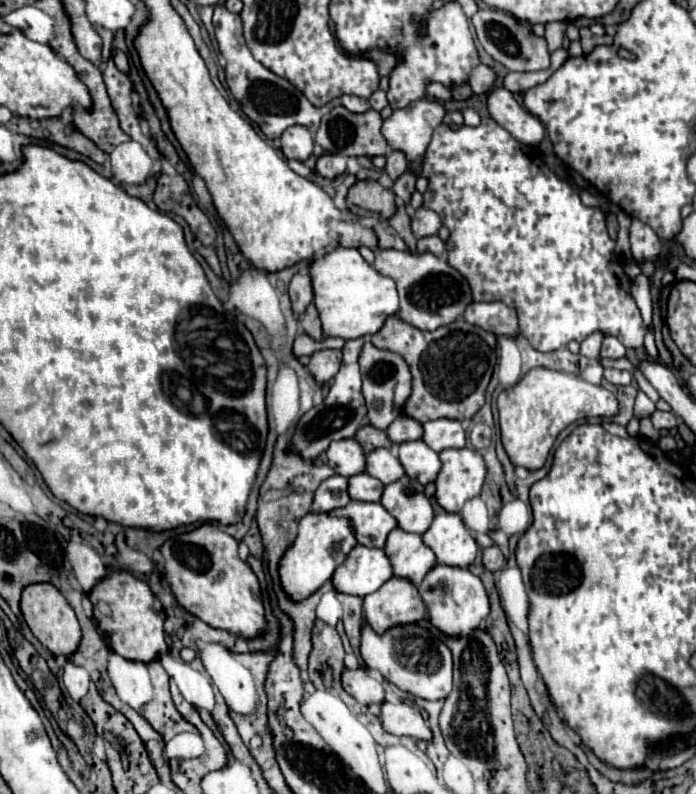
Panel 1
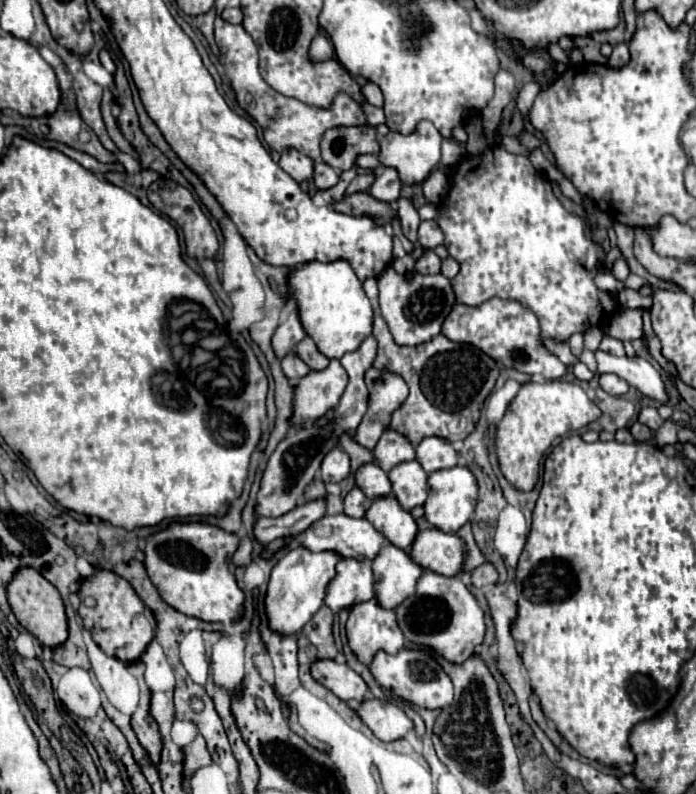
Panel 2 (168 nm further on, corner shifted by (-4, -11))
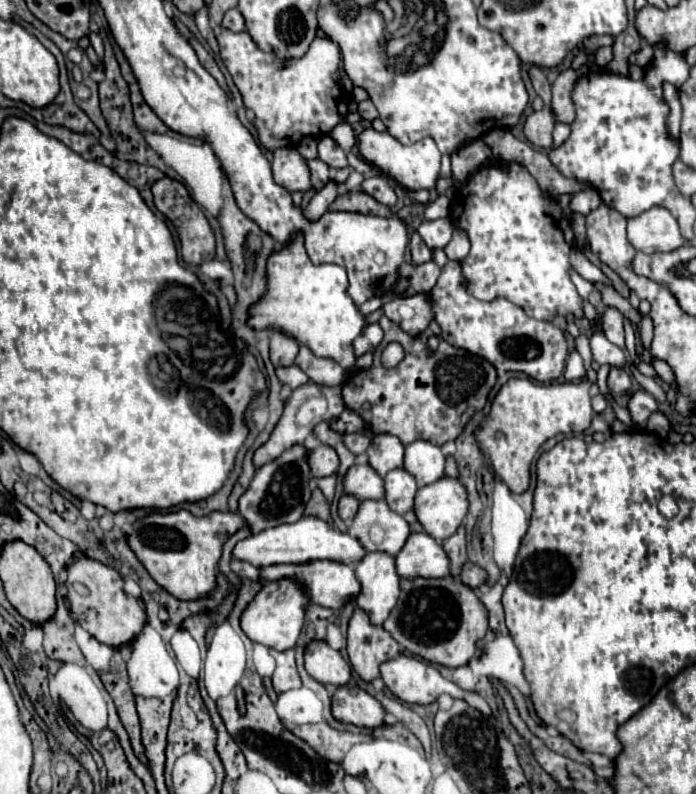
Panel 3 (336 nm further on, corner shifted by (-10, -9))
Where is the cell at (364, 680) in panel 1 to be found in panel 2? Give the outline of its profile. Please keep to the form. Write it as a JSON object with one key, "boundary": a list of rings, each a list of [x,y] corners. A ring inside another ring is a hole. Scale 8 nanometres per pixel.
{"boundary":[[[317,659],[317,663],[311,667],[311,675],[345,703],[357,705],[365,699],[365,681],[345,663],[337,663],[333,659]]]}

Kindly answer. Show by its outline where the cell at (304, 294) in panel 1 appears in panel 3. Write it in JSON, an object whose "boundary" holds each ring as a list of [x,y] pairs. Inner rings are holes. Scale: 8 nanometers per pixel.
{"boundary":[[[273,329],[273,335],[271,335],[271,361],[275,367],[281,367],[281,365],[291,365],[295,361],[299,353],[299,343],[281,333],[279,329]]]}

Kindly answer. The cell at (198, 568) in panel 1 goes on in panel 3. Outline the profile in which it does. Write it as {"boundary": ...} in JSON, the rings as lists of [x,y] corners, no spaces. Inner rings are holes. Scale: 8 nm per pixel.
{"boundary":[[[185,509],[169,513],[155,511],[133,523],[127,541],[149,575],[165,591],[179,601],[197,601],[209,597],[217,587],[217,565],[221,559],[223,541],[227,541],[229,533],[235,533],[245,525],[245,519],[237,513],[215,511],[205,517],[195,517]]]}

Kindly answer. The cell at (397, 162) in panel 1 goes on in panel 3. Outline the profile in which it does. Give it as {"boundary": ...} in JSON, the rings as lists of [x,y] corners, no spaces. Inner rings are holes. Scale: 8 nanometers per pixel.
{"boundary":[[[367,177],[361,183],[361,191],[365,191],[371,197],[375,197],[383,205],[393,207],[397,203],[397,193],[395,193],[393,185],[385,177]]]}

